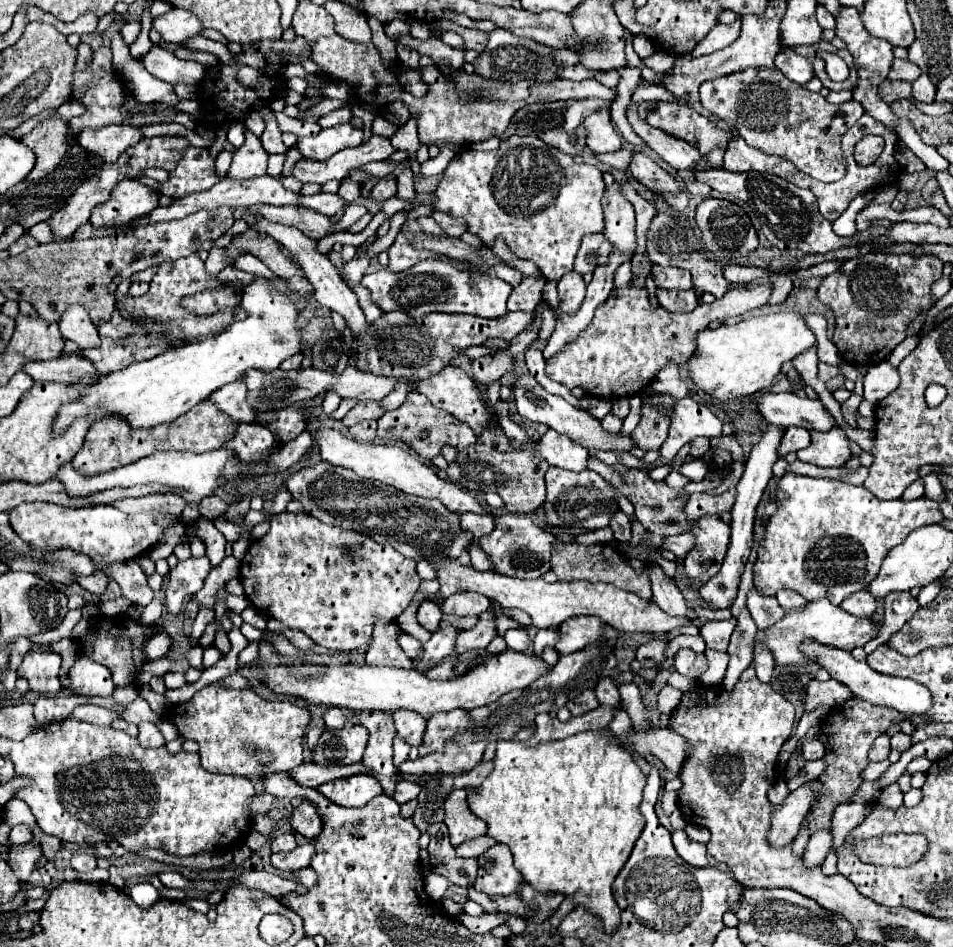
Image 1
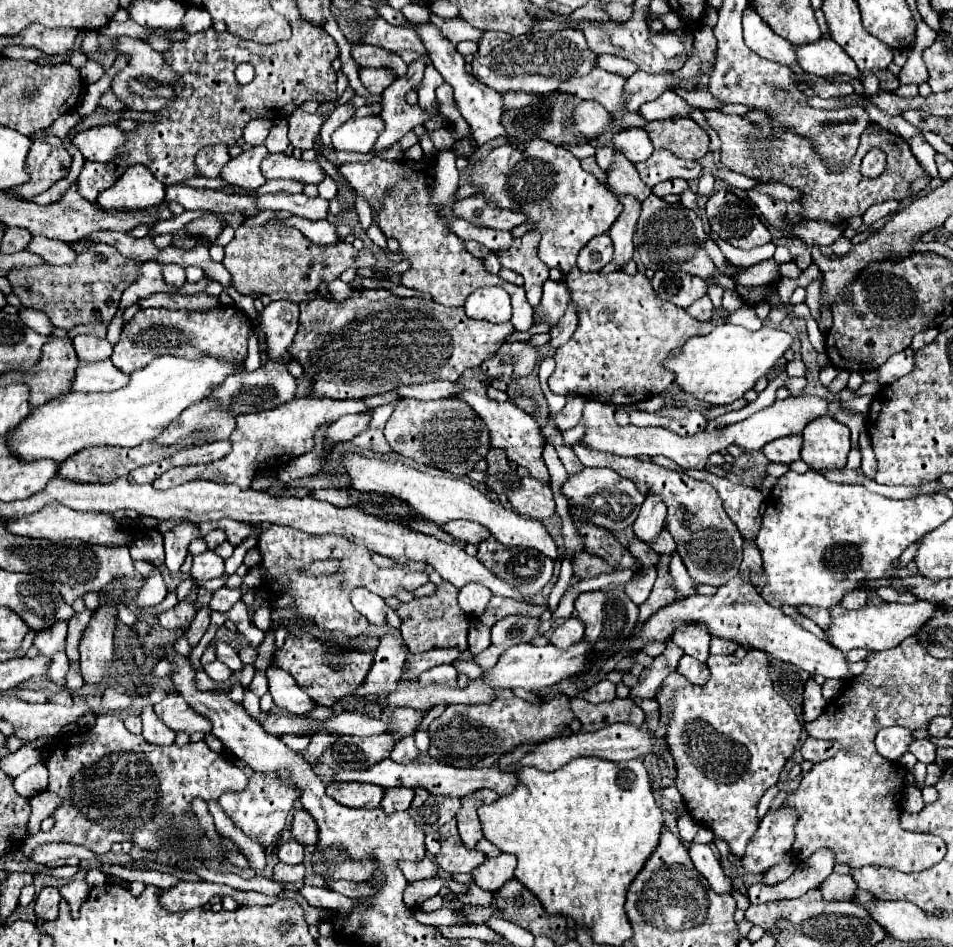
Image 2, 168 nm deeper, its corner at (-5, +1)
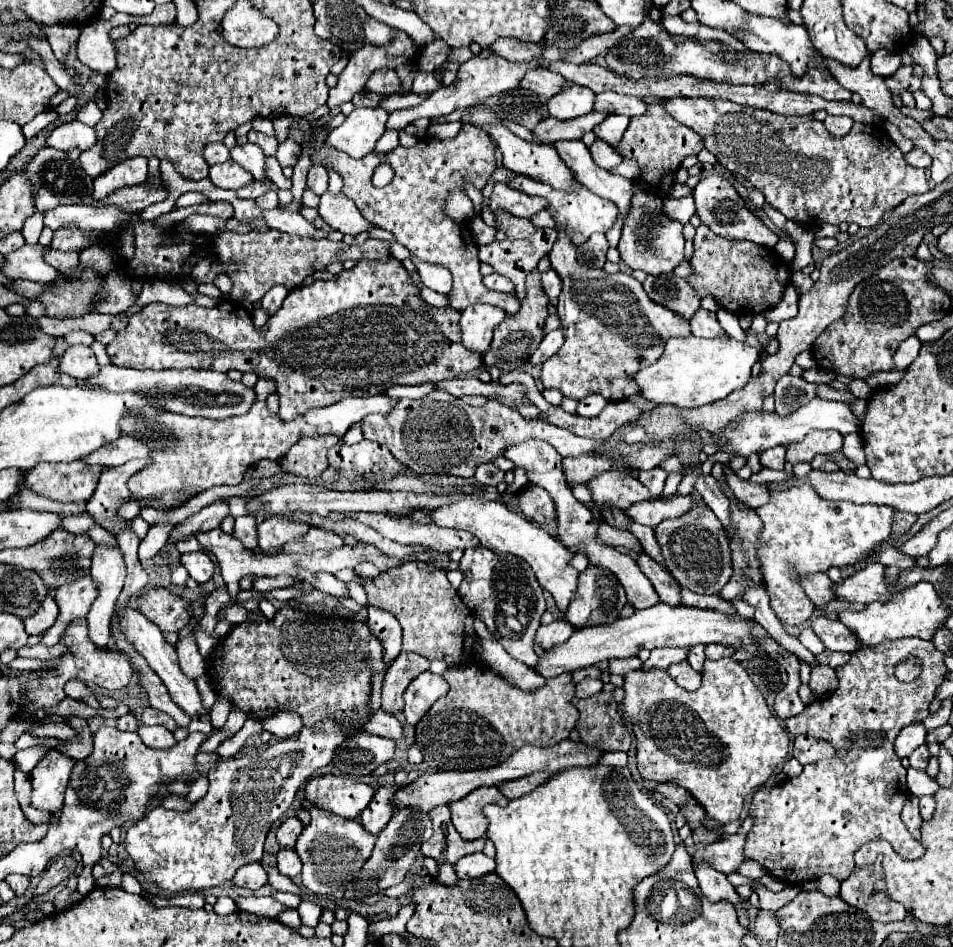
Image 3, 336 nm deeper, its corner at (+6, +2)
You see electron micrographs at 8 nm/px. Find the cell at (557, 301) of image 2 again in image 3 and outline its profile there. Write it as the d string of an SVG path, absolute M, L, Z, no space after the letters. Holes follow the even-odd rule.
M551 268L549 272L545 272L545 274L541 276L541 282L543 282L543 290L545 290L545 294L549 296L549 300L557 300L557 296L561 294L561 286L563 286L559 274Z

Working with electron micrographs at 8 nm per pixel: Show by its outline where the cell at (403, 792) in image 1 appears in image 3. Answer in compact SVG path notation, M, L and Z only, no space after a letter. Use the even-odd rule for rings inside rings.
M381 786L377 790L377 794L373 796L371 806L367 806L367 810L363 810L363 814L361 814L361 826L369 834L379 834L379 830L383 830L383 826L387 826L387 822L391 820L391 814L395 812L395 808L391 804L393 794L395 794L393 788Z

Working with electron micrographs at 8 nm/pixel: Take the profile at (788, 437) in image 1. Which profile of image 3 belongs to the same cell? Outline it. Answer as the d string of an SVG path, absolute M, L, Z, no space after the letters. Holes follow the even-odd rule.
M775 446L775 448L769 448L761 454L761 464L765 468L771 468L771 470L783 470L785 466L785 446Z

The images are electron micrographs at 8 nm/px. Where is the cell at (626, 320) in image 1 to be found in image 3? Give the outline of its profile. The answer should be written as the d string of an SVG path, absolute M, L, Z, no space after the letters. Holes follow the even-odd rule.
M557 226L557 232L559 232L559 238L553 244L553 250L549 252L549 258L551 258L553 270L557 270L561 280L563 280L563 290L561 290L559 304L557 304L557 314L561 318L565 344L561 346L561 350L553 358L549 358L541 366L543 386L557 388L563 392L563 396L569 396L575 400L581 400L589 394L601 394L607 402L619 402L627 396L639 394L637 384L631 382L633 374L639 372L641 368L653 364L663 354L669 338L689 336L691 334L689 322L685 322L683 318L679 318L677 314L667 310L665 306L655 304L645 294L641 282L637 282L633 276L627 276L623 272L607 274L605 270L581 266L577 262L577 256L575 256L577 246L571 244L571 238L567 236L567 232L561 226Z

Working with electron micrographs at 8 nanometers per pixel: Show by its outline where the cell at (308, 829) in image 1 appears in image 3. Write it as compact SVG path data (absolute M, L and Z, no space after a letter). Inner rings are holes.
M293 816L287 818L279 828L277 828L277 842L281 848L295 848L295 842L299 834L303 832L303 824Z

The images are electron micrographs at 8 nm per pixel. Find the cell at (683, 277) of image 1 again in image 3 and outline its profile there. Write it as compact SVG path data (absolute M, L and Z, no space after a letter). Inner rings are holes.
M675 274L647 276L643 282L643 288L653 302L663 304L671 312L685 318L687 322L701 308L701 300L695 294L695 290L687 286L687 282L683 278L677 278Z

